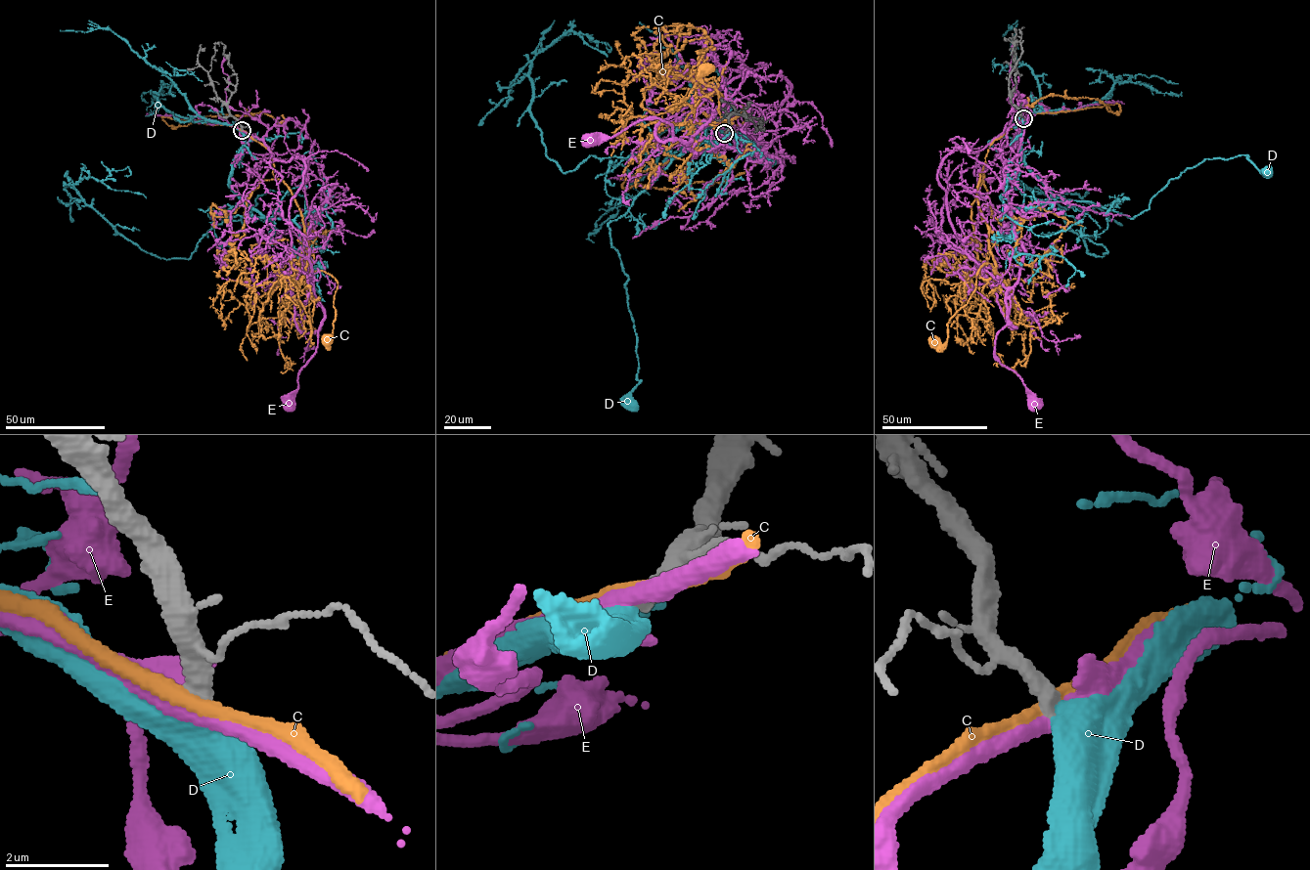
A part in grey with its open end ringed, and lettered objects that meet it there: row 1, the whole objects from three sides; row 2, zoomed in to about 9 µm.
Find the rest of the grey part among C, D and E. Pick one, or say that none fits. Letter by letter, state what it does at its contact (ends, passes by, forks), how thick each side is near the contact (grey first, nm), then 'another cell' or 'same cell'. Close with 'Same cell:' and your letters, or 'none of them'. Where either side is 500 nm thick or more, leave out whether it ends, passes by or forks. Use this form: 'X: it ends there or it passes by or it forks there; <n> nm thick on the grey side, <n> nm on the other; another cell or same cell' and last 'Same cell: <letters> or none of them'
C: it passes by; 420 nm thick on the grey side, 300 nm on the other; another cell
D: 400 nm thick on the grey side, 700 nm on the other; same cell
E: it passes by; 400 nm thick on the grey side, 320 nm on the other; another cell
Same cell: D

